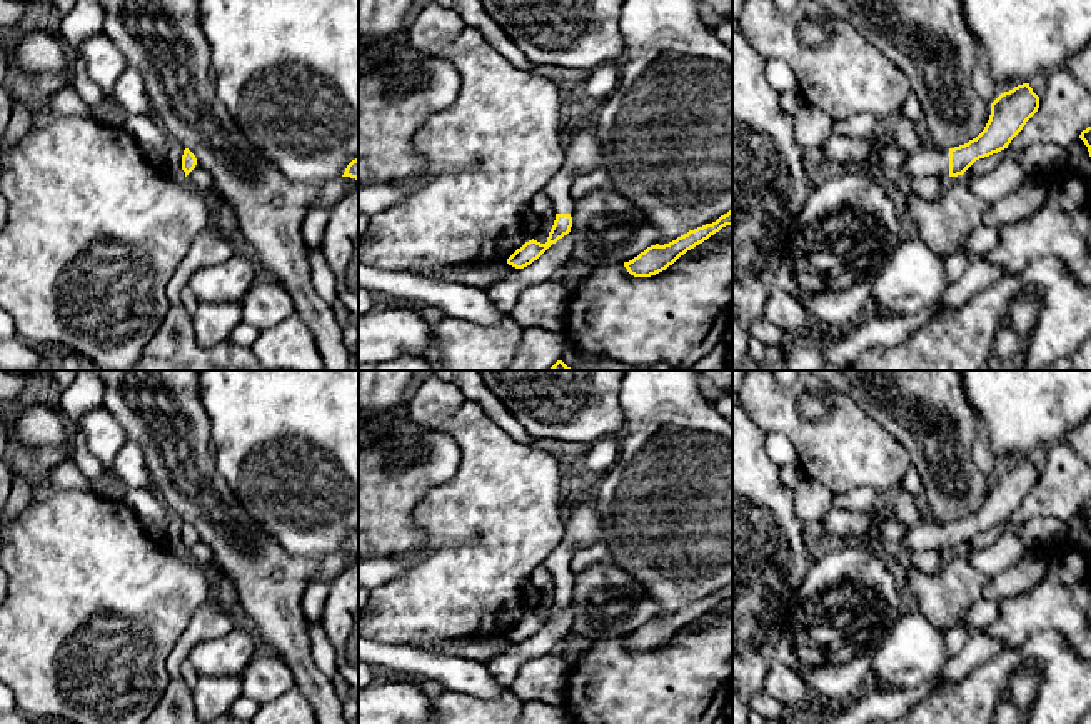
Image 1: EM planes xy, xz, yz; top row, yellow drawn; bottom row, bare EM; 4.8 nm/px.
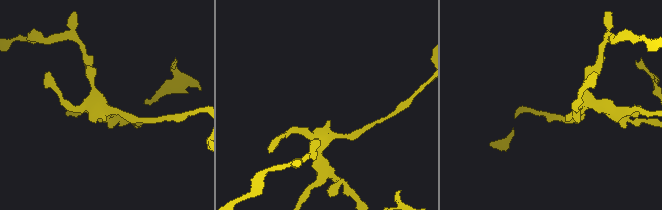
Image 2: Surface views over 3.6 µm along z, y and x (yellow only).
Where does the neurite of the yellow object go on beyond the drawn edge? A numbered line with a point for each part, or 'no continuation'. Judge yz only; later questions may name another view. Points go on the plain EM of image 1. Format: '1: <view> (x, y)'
1: yz (928, 532)

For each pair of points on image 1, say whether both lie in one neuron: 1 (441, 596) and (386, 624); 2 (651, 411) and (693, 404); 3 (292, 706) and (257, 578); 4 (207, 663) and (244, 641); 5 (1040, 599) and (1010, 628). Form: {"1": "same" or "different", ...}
{"1": "same", "2": "same", "3": "different", "4": "same", "5": "same"}

